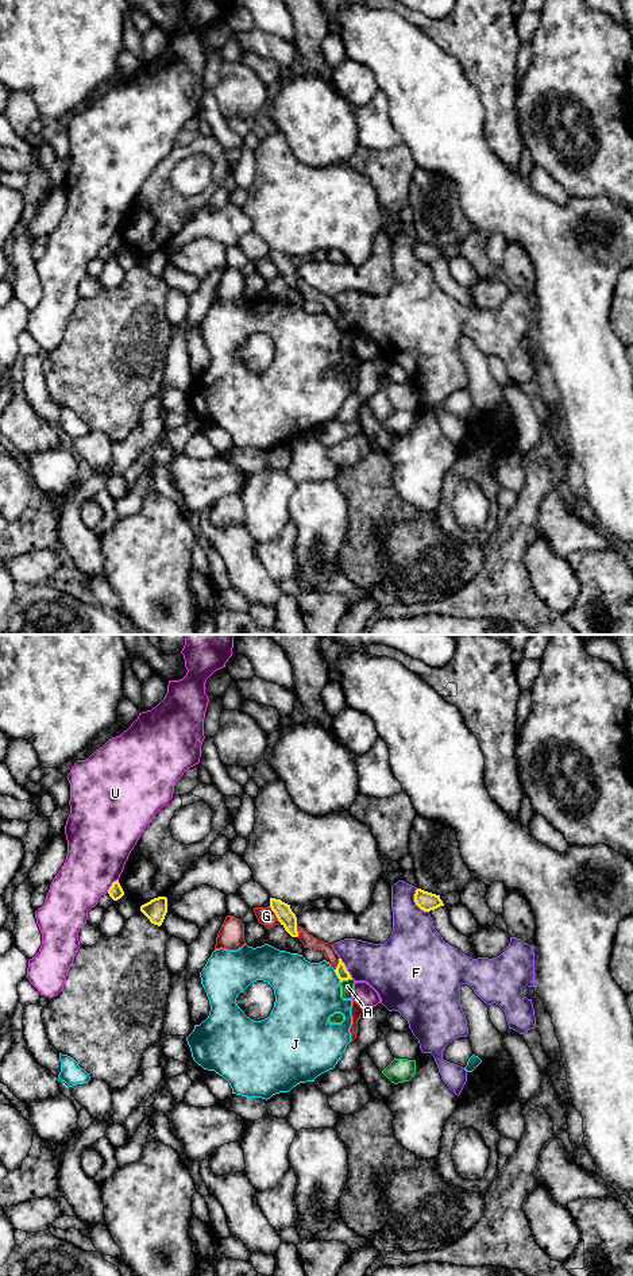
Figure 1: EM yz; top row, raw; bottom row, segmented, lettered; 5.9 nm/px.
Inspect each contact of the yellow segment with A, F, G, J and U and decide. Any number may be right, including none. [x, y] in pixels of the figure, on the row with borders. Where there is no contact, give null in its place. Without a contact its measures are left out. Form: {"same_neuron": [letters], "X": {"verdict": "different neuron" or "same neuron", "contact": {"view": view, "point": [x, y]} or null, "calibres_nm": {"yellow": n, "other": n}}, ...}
{"same_neuron": [], "A": {"verdict": "different neuron", "contact": {"view": "yz", "point": [346, 979]}, "calibres_nm": {"yellow": 70, "other": 80}}, "F": {"verdict": "different neuron", "contact": {"view": "yz", "point": [415, 901]}, "calibres_nm": {"yellow": 110, "other": 300}}, "G": {"verdict": "different neuron", "contact": {"view": "yz", "point": [276, 914]}, "calibres_nm": {"yellow": 100, "other": 100}}, "J": {"verdict": "different neuron", "contact": {"view": "yz", "point": [336, 974]}, "calibres_nm": {"yellow": 70, "other": 380}}, "U": {"verdict": "different neuron", "contact": {"view": "yz", "point": [112, 885]}, "calibres_nm": {"yellow": 90, "other": 380}}}

